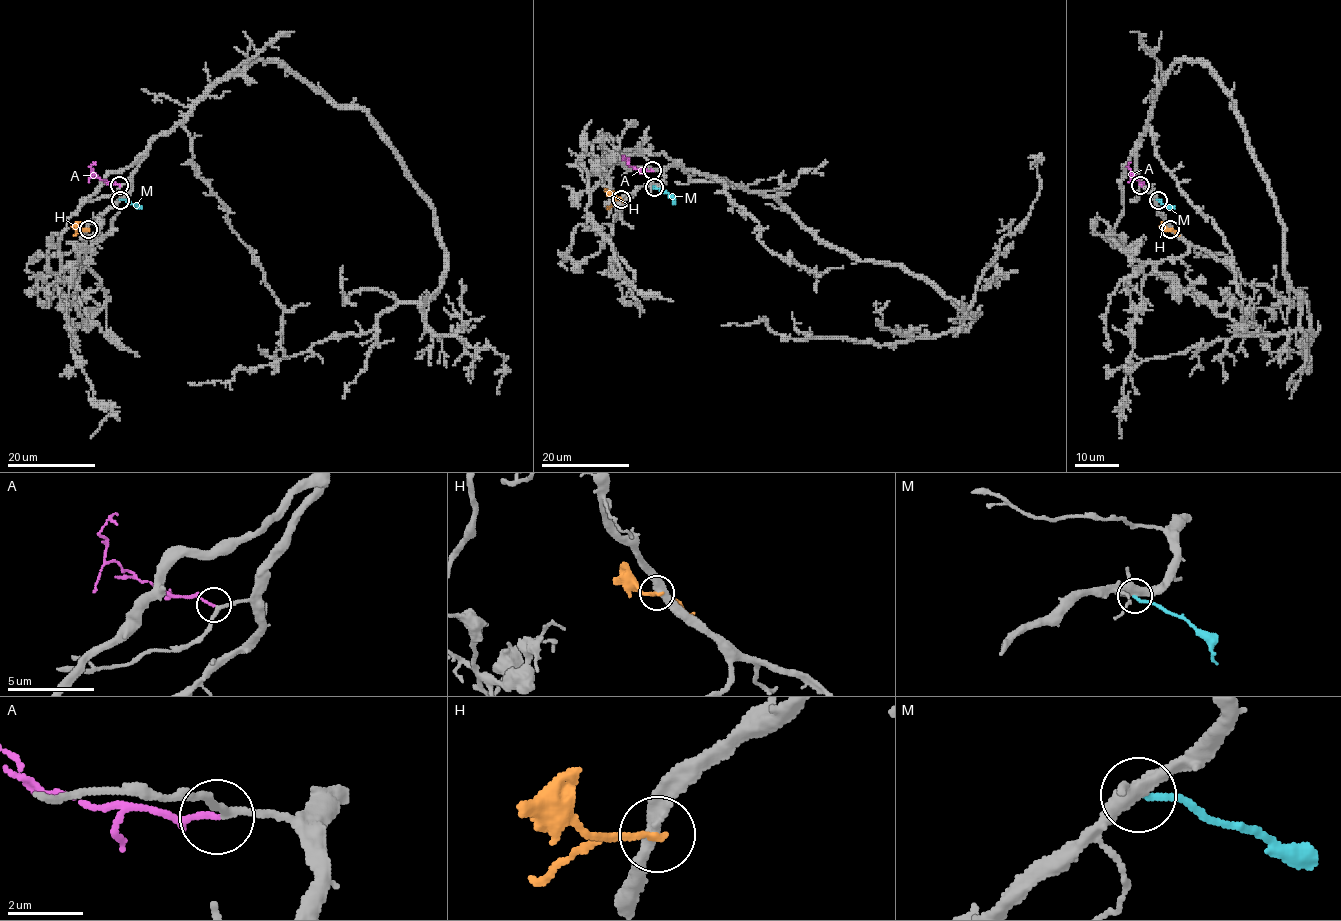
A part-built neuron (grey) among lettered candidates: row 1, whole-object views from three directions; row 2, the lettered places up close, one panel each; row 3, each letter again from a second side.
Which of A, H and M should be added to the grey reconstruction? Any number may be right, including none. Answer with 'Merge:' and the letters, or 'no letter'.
Merge: A

